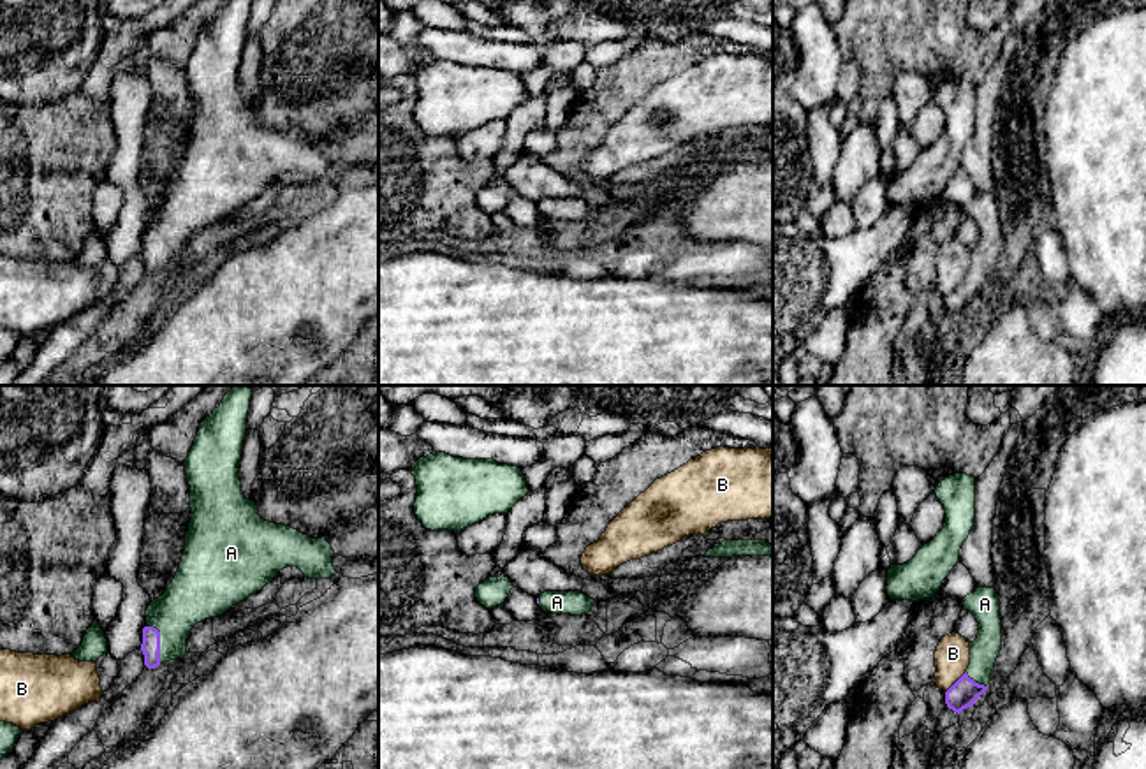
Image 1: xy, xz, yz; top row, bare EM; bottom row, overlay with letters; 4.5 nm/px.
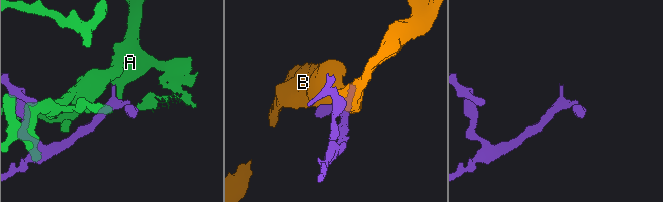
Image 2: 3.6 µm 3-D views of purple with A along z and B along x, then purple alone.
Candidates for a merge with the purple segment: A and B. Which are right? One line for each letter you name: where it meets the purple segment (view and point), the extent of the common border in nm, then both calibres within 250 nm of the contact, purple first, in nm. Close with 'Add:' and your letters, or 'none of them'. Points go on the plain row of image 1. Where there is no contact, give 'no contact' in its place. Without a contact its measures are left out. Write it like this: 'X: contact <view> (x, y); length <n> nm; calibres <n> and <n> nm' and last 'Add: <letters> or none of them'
A: contact xy (159, 247); length 190 nm; calibres 90 and 220 nm
Add: A

